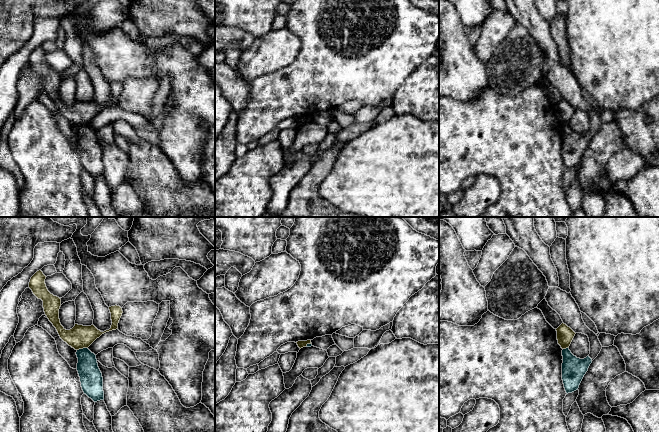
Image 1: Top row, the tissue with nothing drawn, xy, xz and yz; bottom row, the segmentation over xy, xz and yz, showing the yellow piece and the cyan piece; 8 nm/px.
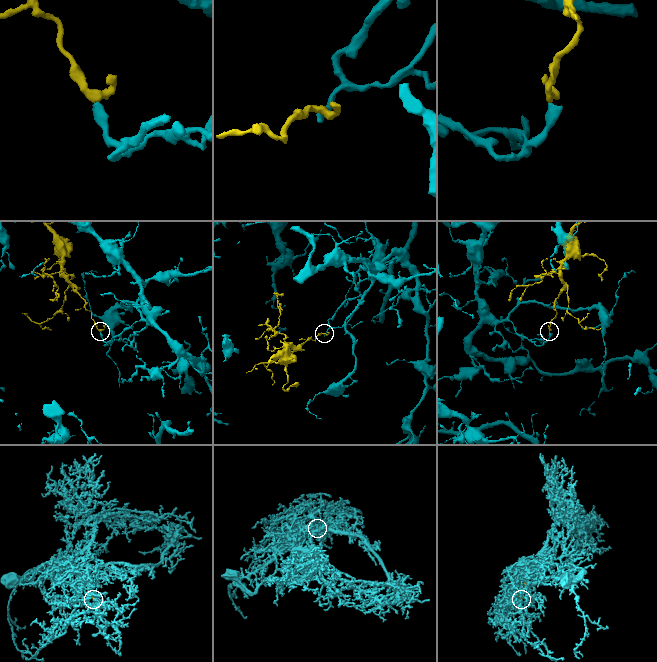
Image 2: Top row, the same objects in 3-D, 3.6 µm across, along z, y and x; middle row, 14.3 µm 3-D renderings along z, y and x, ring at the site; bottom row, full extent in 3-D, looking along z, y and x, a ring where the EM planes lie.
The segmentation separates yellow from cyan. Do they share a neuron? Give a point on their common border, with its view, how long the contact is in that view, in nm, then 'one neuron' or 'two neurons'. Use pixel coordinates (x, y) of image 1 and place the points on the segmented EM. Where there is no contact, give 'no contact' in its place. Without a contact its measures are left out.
meets yellow in xy at (82, 348); contact 90 nm long; two neurons

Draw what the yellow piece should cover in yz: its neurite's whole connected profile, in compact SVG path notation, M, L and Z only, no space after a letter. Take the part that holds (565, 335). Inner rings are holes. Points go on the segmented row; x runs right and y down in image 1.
M562 323L556 329L556 331L558 344L561 346L561 348L562 349L569 348L576 333L564 323Z

